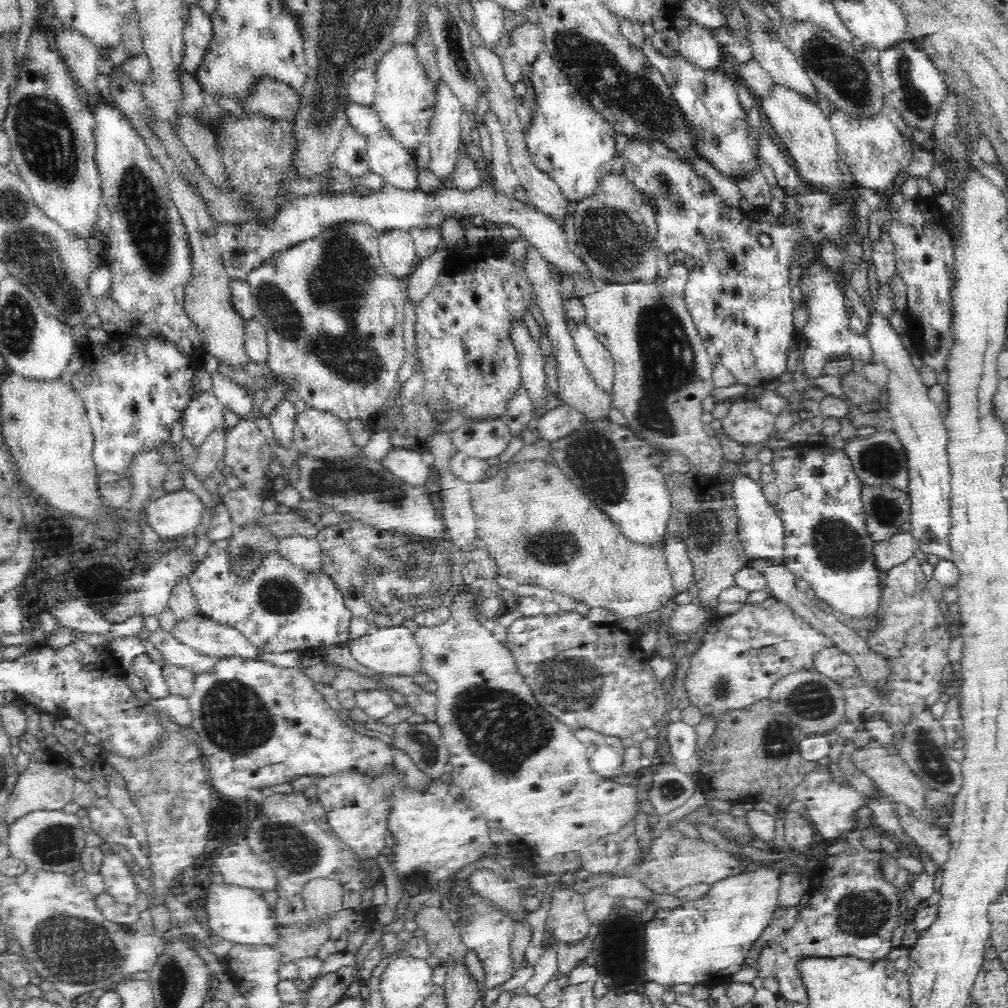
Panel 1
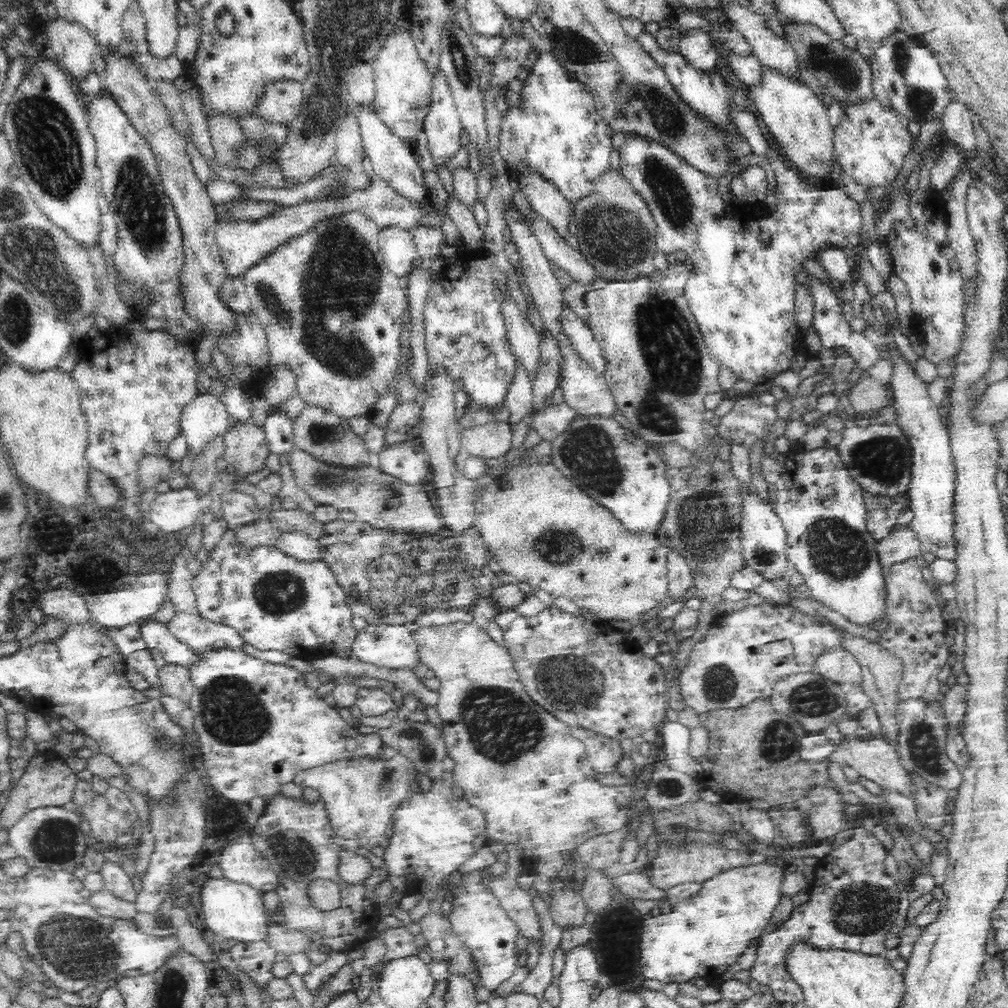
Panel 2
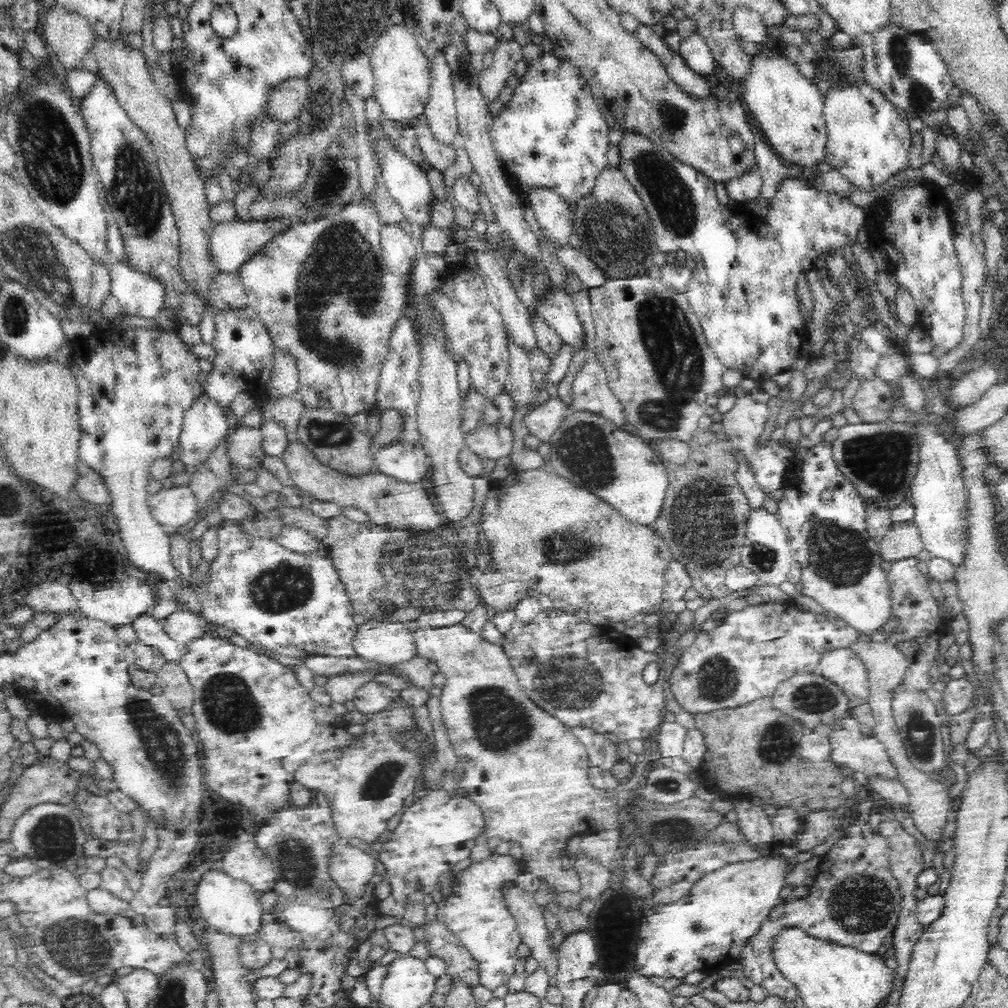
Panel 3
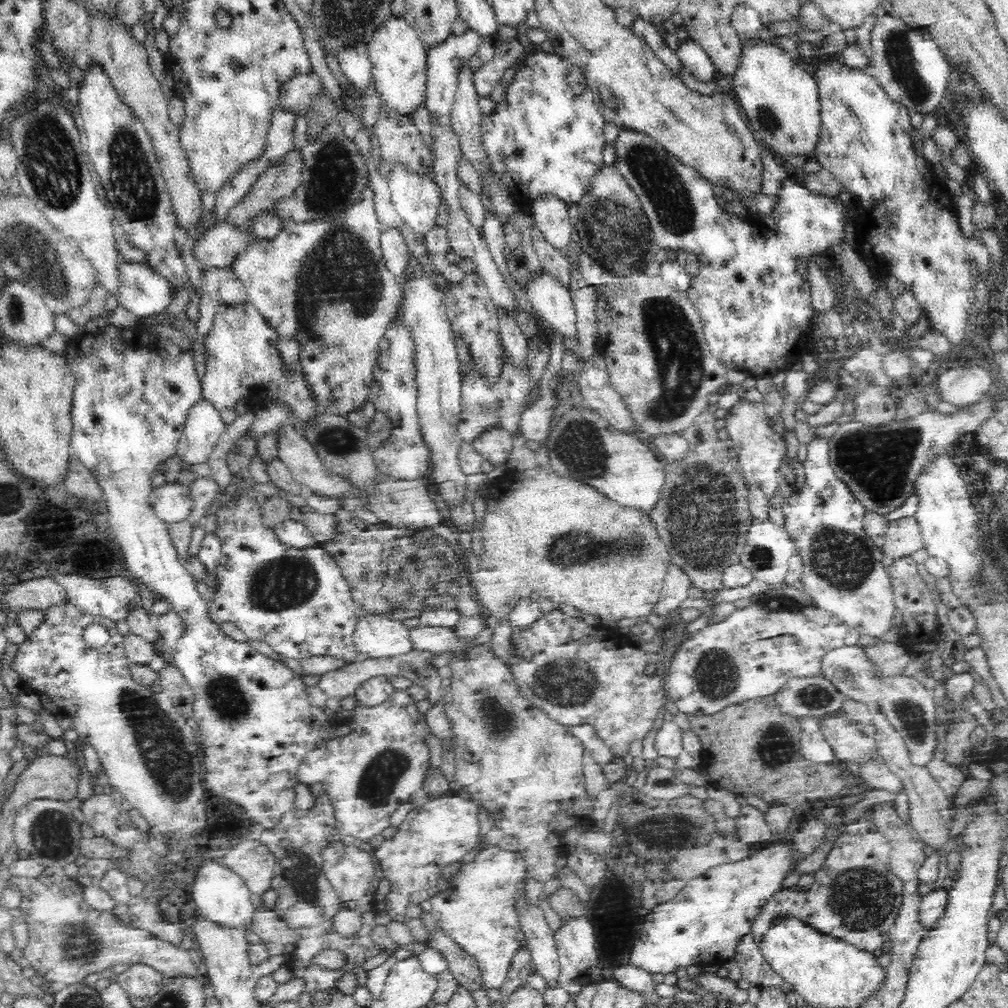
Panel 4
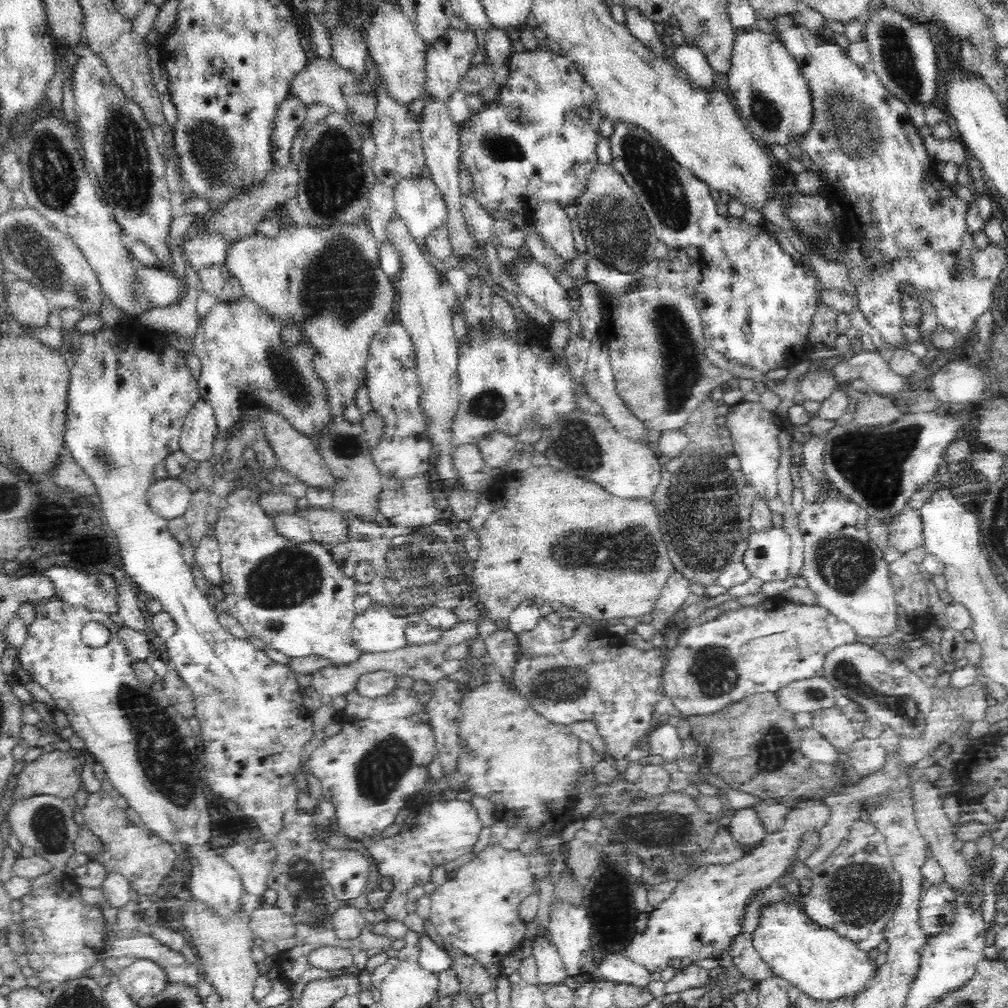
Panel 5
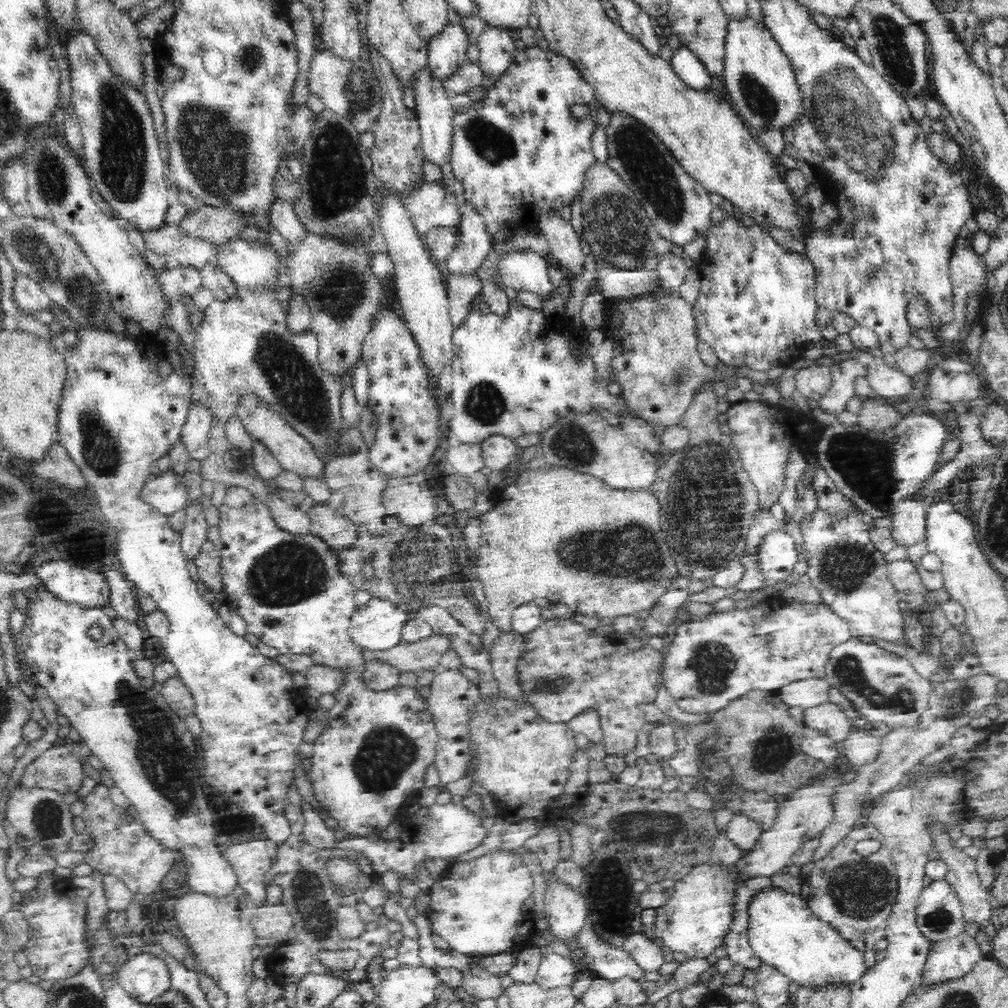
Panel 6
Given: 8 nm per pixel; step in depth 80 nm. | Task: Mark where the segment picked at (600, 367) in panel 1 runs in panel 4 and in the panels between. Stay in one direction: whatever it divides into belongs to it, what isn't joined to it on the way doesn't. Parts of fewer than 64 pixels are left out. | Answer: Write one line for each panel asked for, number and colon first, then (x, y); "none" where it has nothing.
2: (582, 336)
3: (557, 310)
4: (552, 300)

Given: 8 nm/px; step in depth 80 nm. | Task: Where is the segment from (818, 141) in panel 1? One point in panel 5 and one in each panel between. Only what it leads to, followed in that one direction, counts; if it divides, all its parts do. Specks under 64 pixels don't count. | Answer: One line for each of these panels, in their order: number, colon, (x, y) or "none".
2: (798, 120)
3: (789, 111)
4: (782, 102)
5: (775, 100)

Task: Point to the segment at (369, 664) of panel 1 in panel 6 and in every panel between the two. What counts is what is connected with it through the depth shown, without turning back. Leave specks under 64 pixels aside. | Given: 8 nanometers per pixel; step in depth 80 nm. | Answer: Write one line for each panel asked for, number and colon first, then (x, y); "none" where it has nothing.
2: (393, 647)
3: (387, 643)
4: (376, 636)
5: (375, 631)
6: (378, 625)

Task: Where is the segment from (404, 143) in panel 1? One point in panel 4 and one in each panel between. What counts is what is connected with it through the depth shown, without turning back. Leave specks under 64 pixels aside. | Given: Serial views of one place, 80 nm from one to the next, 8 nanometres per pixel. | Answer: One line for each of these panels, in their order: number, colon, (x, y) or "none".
2: (403, 86)
3: (402, 74)
4: (399, 60)

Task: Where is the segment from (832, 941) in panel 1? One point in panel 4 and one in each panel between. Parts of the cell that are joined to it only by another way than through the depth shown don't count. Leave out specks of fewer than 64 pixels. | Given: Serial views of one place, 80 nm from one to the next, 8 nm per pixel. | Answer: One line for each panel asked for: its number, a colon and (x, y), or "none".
2: (853, 903)
3: (855, 901)
4: (855, 897)

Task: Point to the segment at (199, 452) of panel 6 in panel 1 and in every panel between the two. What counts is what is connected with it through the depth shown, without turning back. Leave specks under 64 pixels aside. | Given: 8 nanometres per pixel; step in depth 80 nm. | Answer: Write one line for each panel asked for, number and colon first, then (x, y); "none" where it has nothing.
1: (203, 412)
2: (205, 417)
3: (205, 424)
4: (203, 427)
5: (198, 436)

